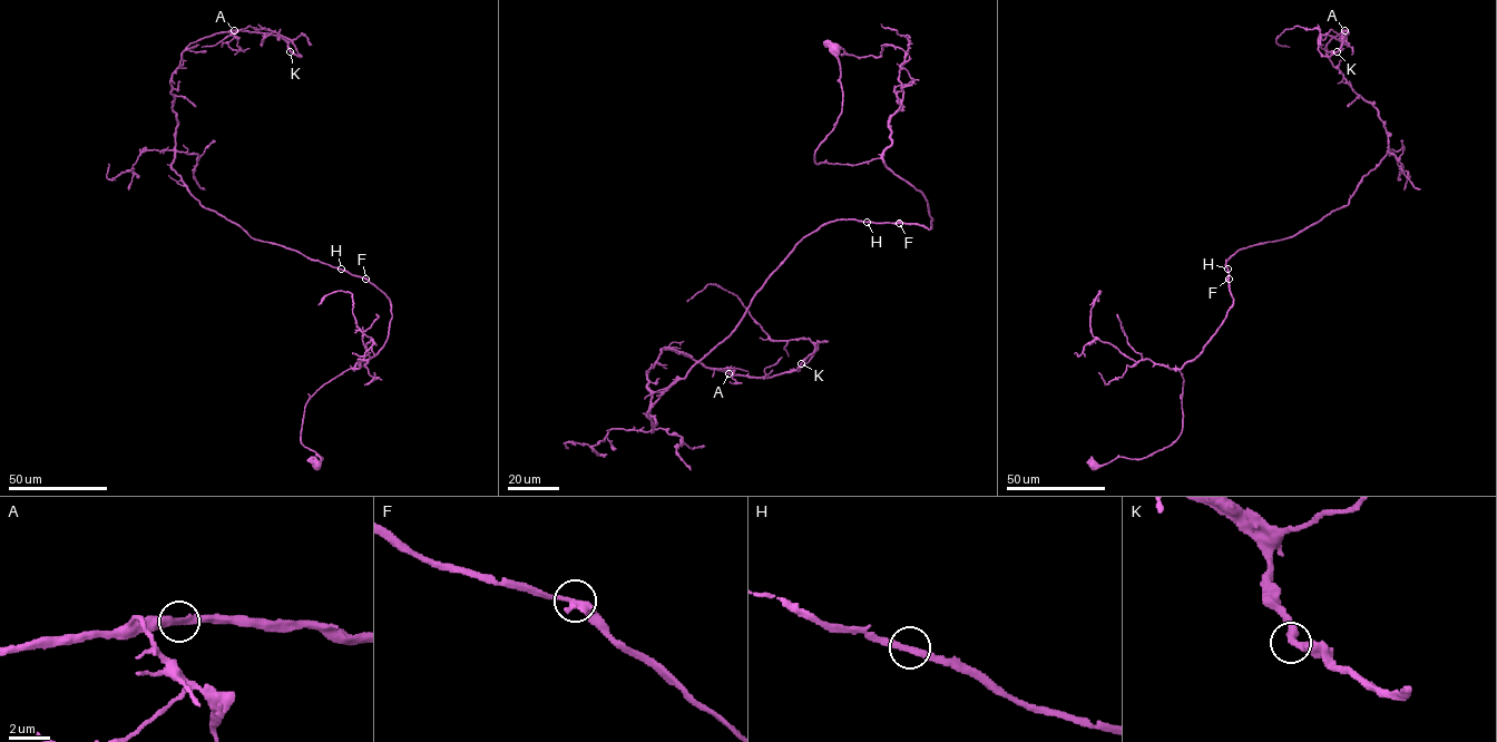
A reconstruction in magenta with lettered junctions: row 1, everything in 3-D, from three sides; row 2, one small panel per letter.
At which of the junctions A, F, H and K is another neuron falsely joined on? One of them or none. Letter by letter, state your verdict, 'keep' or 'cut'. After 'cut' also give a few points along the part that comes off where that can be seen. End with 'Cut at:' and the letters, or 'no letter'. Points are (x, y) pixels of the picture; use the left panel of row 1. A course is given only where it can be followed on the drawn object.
A: keep
F: keep
H: keep
K: keep
Cut at: no letter

